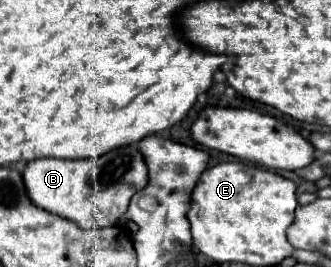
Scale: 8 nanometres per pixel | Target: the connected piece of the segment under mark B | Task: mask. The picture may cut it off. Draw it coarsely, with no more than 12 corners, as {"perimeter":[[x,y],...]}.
{"perimeter":[[138,145],[34,159],[28,199],[84,231],[116,225],[146,187]]}

